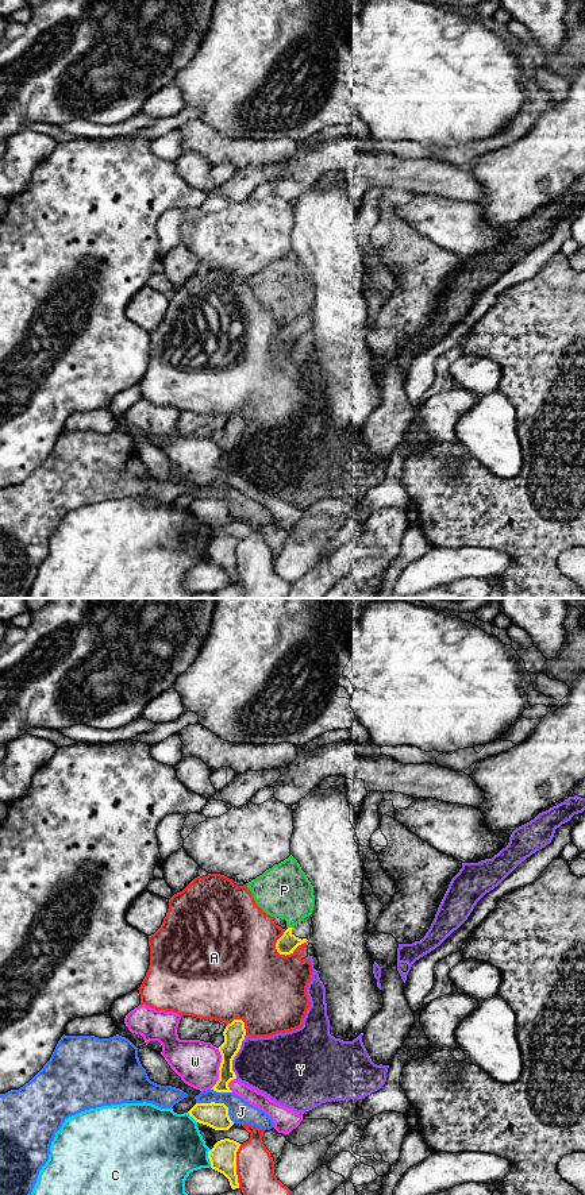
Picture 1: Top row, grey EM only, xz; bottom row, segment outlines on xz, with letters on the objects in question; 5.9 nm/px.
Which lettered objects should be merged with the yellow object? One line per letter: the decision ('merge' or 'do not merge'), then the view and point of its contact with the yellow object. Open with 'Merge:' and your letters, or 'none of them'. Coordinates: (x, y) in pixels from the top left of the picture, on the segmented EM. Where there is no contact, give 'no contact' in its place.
Merge: none of them
A: do not merge; contact xz (291, 952)
C: do not merge; contact xz (208, 1157)
J: do not merge; contact xz (219, 1103)
P: do not merge; contact xz (291, 928)
W: do not merge; contact xz (219, 1068)
Y: do not merge; contact xz (235, 1055)

